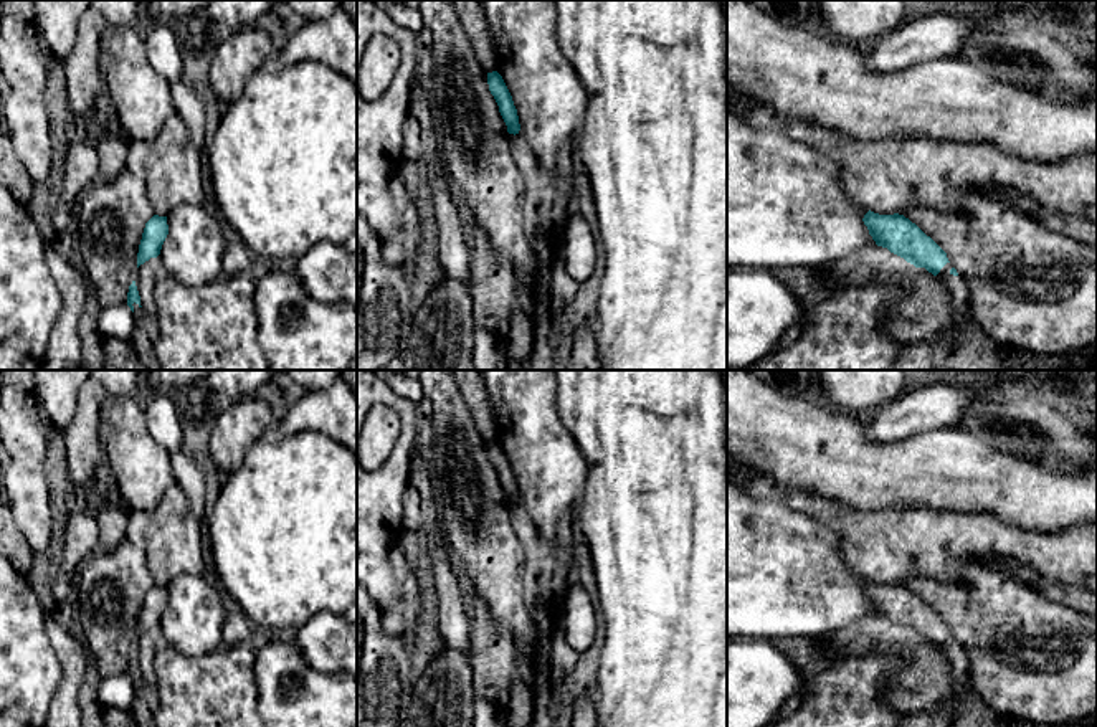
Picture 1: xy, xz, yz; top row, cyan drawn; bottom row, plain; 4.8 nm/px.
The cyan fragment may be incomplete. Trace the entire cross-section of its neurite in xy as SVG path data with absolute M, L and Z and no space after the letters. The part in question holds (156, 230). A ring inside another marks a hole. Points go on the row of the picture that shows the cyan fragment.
M154 215L144 228L142 240L137 253L137 268L157 258L160 254L162 245L169 235L167 216Z

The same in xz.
M497 71L487 73L487 84L489 91L494 96L499 112L507 126L509 134L519 134L520 124L519 124L519 116L517 109L514 106L512 96L502 79L502 76Z

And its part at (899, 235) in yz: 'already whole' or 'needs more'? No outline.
needs more

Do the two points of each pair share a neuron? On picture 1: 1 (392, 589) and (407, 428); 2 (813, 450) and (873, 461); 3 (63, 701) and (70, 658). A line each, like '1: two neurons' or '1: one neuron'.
1: one neuron
2: one neuron
3: one neuron

